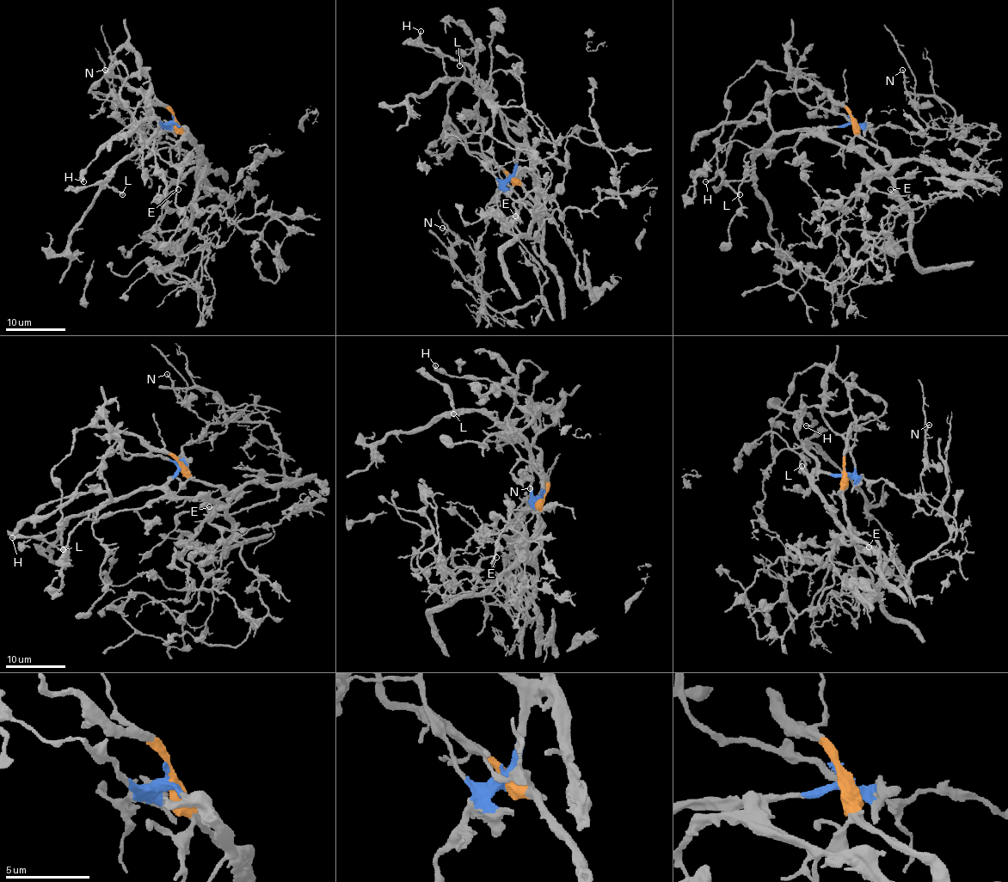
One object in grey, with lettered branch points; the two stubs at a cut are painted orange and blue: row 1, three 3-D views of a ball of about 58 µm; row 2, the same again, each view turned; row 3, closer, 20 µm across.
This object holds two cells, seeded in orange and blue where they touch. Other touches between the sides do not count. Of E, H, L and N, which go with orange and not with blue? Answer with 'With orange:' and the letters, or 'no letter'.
With orange: H

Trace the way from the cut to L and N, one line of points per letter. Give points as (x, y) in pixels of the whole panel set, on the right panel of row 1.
L: (852, 120), (819, 129), (783, 131), (753, 161), (753, 174), (749, 180), (728, 183), (740, 195)
N: (852, 120), (867, 127), (897, 125), (909, 132), (921, 132), (927, 126), (906, 88), (903, 70)

